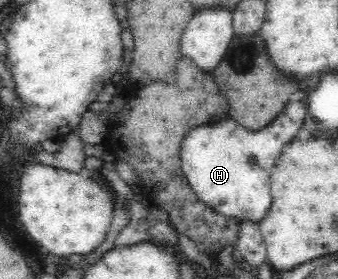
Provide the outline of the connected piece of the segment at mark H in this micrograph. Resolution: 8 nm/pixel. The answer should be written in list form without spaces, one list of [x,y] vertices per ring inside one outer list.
[[[289,101],[275,120],[259,131],[246,130],[228,115],[218,123],[201,124],[188,130],[183,136],[180,159],[183,175],[196,198],[216,214],[237,222],[263,220],[273,202],[269,194],[271,170],[281,150],[299,134],[306,110],[301,102]]]

